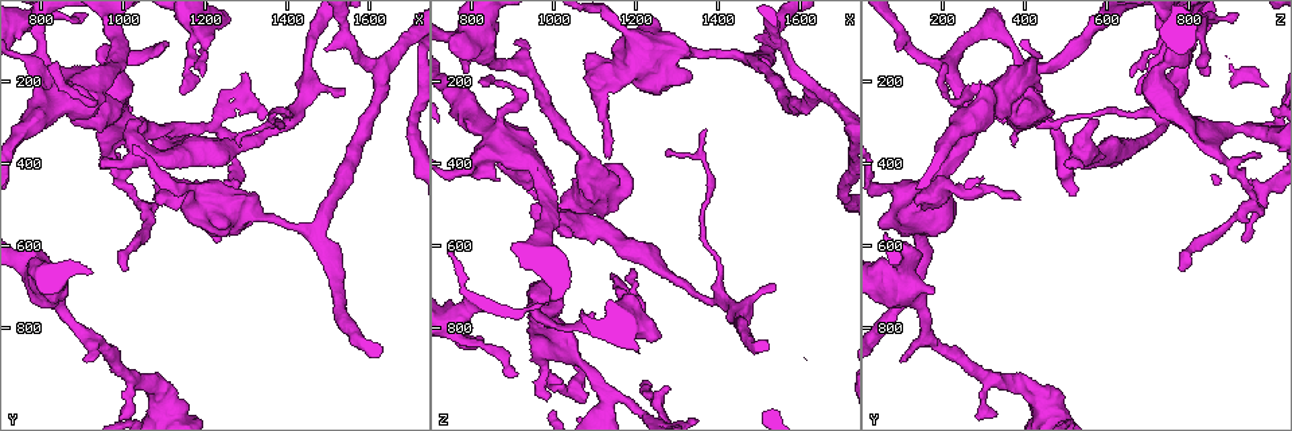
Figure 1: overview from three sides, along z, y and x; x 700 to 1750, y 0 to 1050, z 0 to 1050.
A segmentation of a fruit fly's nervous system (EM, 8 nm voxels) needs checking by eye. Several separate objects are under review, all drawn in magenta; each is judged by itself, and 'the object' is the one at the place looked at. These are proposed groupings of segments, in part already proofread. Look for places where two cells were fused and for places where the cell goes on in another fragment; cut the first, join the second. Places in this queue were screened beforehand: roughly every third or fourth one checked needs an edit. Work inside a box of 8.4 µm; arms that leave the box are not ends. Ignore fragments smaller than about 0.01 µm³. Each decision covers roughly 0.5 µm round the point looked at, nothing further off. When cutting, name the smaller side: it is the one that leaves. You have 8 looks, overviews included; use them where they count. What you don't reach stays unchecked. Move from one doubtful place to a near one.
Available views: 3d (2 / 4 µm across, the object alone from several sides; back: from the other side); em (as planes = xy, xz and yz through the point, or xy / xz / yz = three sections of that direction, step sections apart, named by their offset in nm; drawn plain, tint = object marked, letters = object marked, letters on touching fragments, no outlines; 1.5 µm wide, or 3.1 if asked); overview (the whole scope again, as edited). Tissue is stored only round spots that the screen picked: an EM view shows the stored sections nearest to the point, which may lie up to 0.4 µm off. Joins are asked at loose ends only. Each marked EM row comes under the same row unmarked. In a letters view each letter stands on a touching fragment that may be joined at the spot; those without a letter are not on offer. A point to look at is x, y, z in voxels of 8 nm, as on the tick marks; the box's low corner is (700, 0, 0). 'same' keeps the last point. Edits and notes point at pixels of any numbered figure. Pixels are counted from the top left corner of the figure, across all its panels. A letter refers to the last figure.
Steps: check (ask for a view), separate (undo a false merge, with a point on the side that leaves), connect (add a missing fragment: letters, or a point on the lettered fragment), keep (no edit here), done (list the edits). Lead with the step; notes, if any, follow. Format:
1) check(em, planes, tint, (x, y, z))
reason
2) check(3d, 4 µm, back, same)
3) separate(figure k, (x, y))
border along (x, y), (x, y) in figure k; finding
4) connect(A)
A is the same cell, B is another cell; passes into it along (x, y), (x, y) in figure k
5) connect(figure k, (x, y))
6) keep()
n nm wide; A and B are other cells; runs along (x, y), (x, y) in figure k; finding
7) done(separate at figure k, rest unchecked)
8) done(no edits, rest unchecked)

check(3d, 2 µm, (1190, 180, 655))
an open end

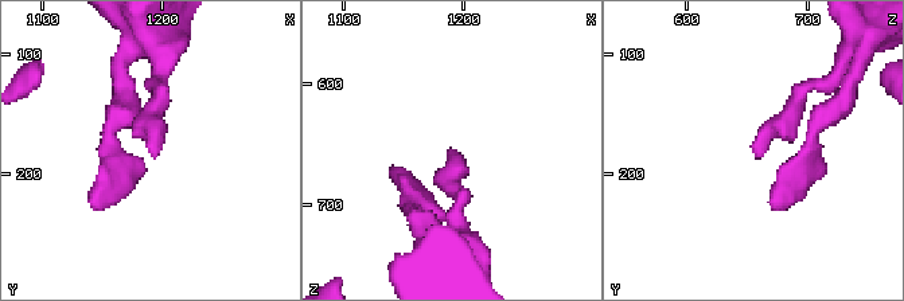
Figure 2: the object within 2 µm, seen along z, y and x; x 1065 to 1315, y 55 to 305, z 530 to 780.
check(em, xz, step 8, tint, (1190, 182, 656))
shape alone is not enough

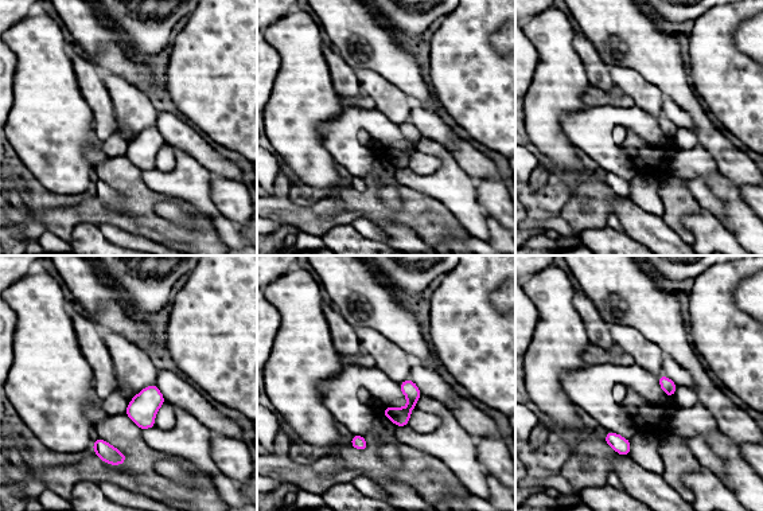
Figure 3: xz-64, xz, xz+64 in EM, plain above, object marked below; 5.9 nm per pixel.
check(em, planes, letters, same)
cut it another way

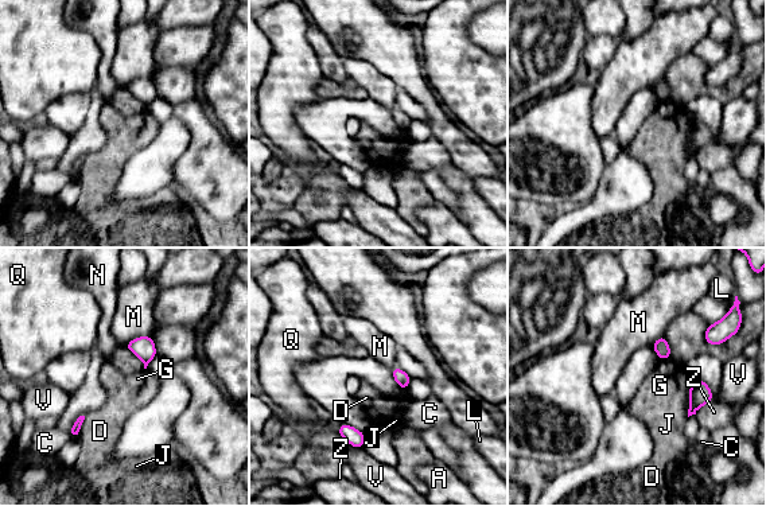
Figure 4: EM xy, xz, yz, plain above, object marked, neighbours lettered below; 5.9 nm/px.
keep()
A, C, D, G, J, L, M, N, Q, V and Z are other cells; border along (150, 335), (135, 337), (124, 345) in figure 4; no lettered fragment goes on from it

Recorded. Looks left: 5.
check(em, planes, letters, (875, 220, 445))
branch stops here

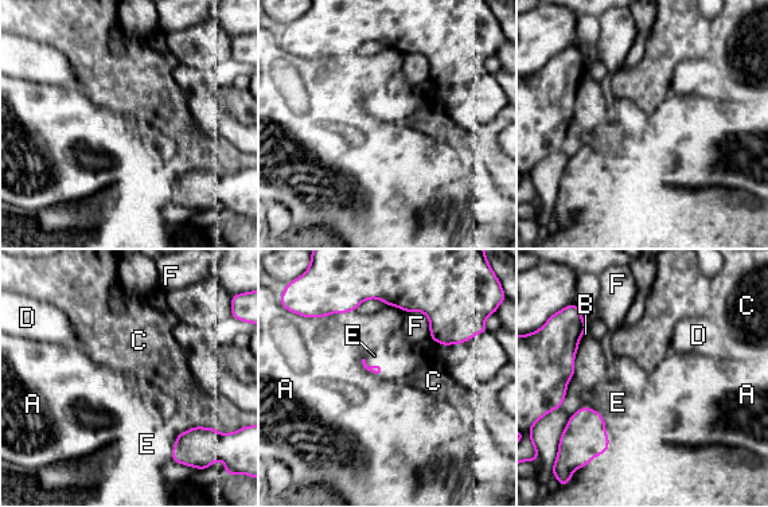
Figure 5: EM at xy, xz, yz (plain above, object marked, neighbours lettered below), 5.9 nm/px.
keep()
A, B, C, D, E and F are other cells; border along (361, 359), (381, 371) in figure 5; no lettered fragment goes on from it

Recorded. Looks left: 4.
check(3d, 2 µm, (1130, 480, 385))
thin end

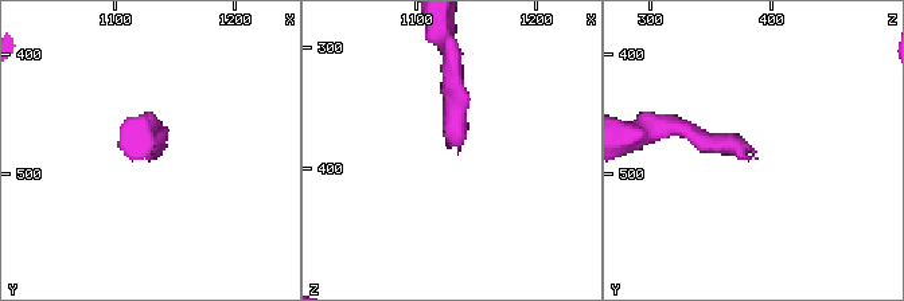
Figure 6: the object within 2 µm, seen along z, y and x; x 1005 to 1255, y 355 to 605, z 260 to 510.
check(em, xy, step 8, letters, (1134, 482, 386))
now the EM

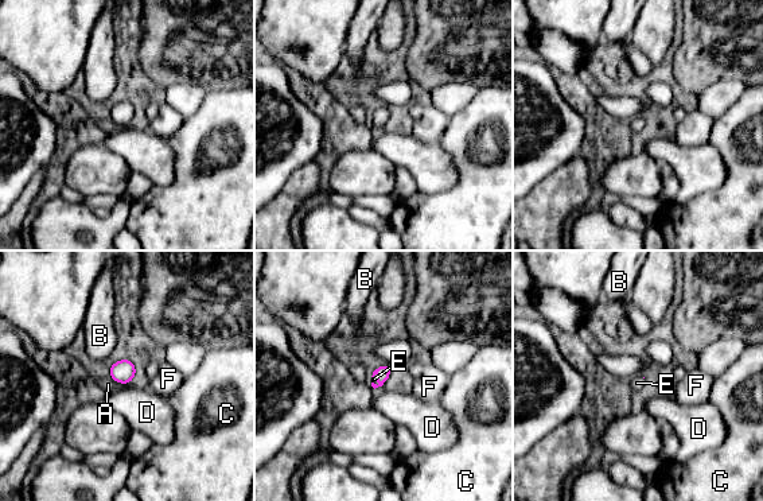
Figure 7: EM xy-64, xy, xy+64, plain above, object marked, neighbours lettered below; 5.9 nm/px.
check(em, planes, letters, same)
cut it another way

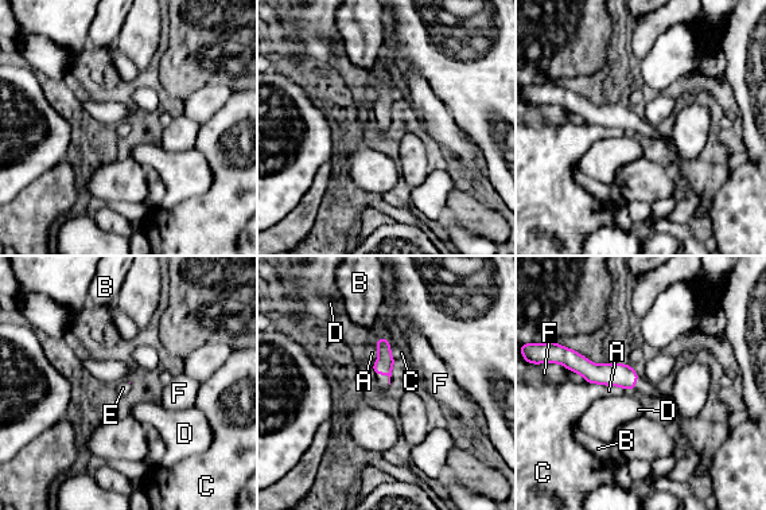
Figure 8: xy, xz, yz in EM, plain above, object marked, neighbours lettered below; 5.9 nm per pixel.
connect(E)
E is the same cell, A, B, C, D and F are other cells; it goes on there

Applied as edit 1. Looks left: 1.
done(connect at figure 8, rest unchecked)

